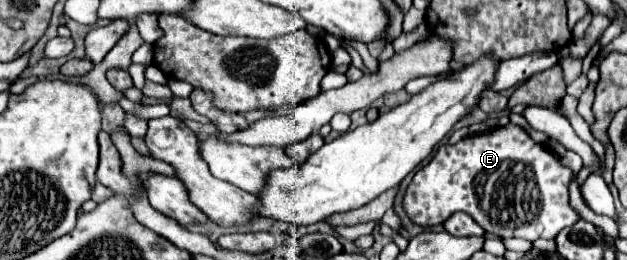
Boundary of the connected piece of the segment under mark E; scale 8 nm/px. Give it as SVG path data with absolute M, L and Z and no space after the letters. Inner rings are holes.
M507 124L483 134L467 136L457 144L443 144L431 162L413 176L403 204L409 218L421 226L443 224L453 212L461 210L473 216L489 236L523 238L533 242L537 238L555 238L563 228L579 220L577 212L569 208L567 186L571 176L571 170L561 166L551 150L547 152L543 144L533 142L523 128Z

